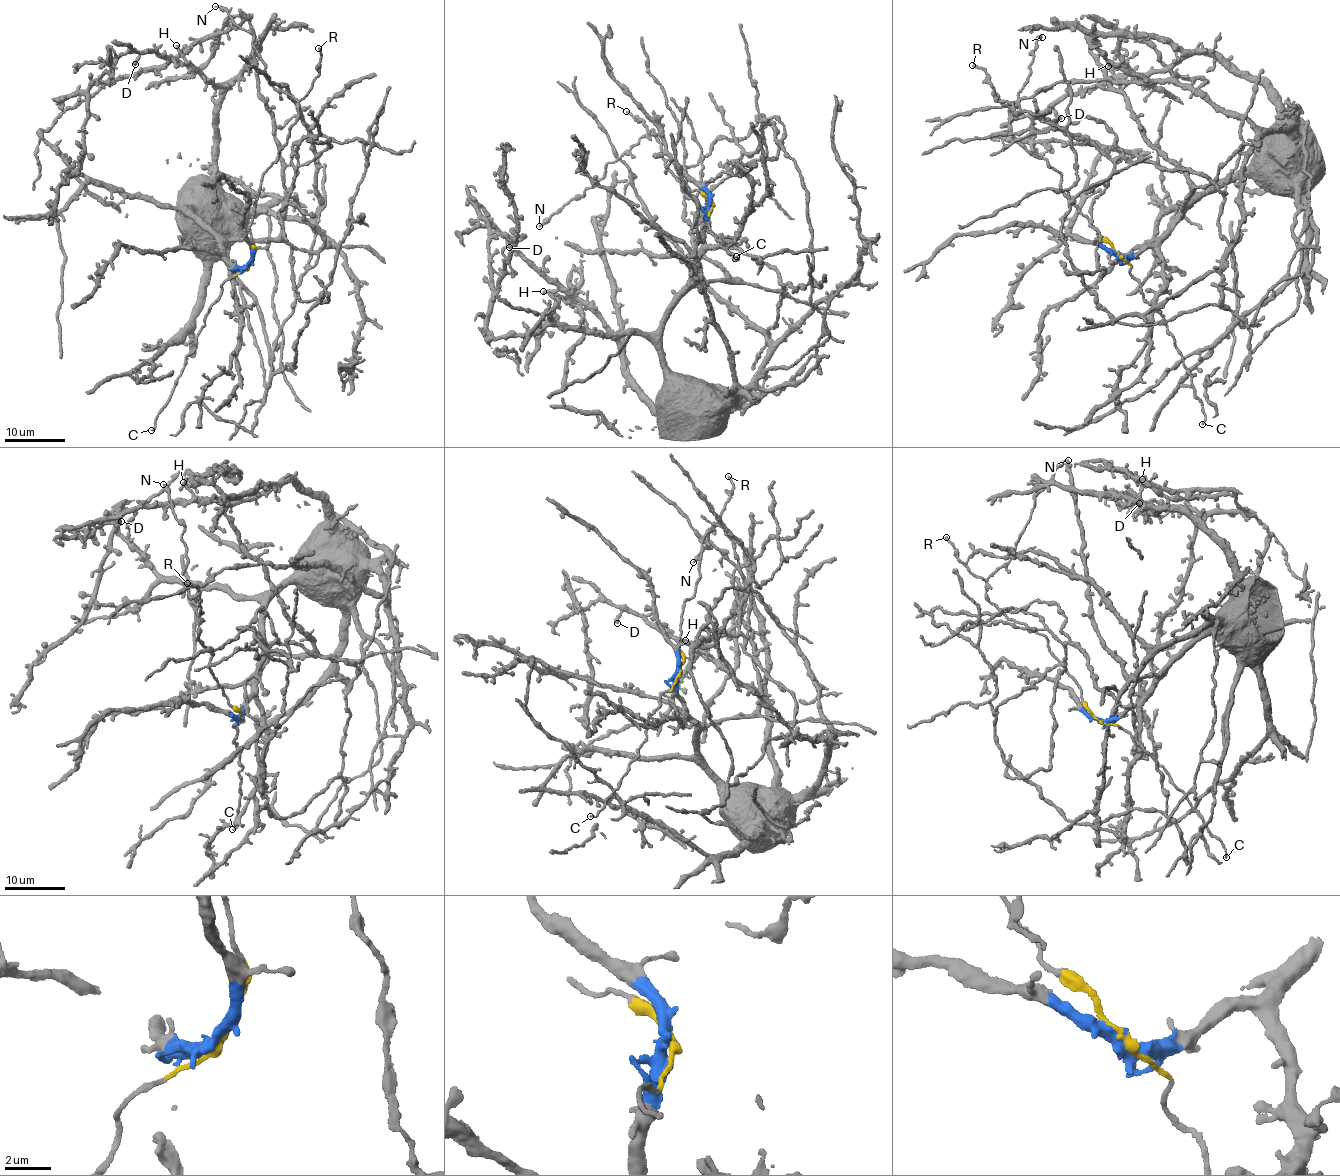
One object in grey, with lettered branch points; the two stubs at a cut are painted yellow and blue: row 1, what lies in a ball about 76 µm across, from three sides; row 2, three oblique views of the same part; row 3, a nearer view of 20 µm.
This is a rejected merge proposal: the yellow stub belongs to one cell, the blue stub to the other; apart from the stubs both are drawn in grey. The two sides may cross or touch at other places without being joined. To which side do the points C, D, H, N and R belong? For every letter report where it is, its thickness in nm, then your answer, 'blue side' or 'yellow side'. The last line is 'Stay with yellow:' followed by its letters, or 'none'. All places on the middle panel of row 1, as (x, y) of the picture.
C: place (736, 256); calibre 140 nm; yellow side
D: place (509, 247); calibre 380 nm; blue side
H: place (543, 291); calibre 360 nm; blue side
N: place (539, 226); calibre 160 nm; yellow side
R: place (626, 111); calibre 200 nm; yellow side
Stay with yellow: C, N, R

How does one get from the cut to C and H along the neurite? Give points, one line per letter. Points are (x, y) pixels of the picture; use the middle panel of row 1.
C: (711, 202), (711, 211), (703, 218), (710, 222), (710, 231), (735, 256)
H: (711, 202), (683, 295), (660, 342), (673, 410), (667, 416), (624, 370), (624, 356), (579, 299), (542, 291)

